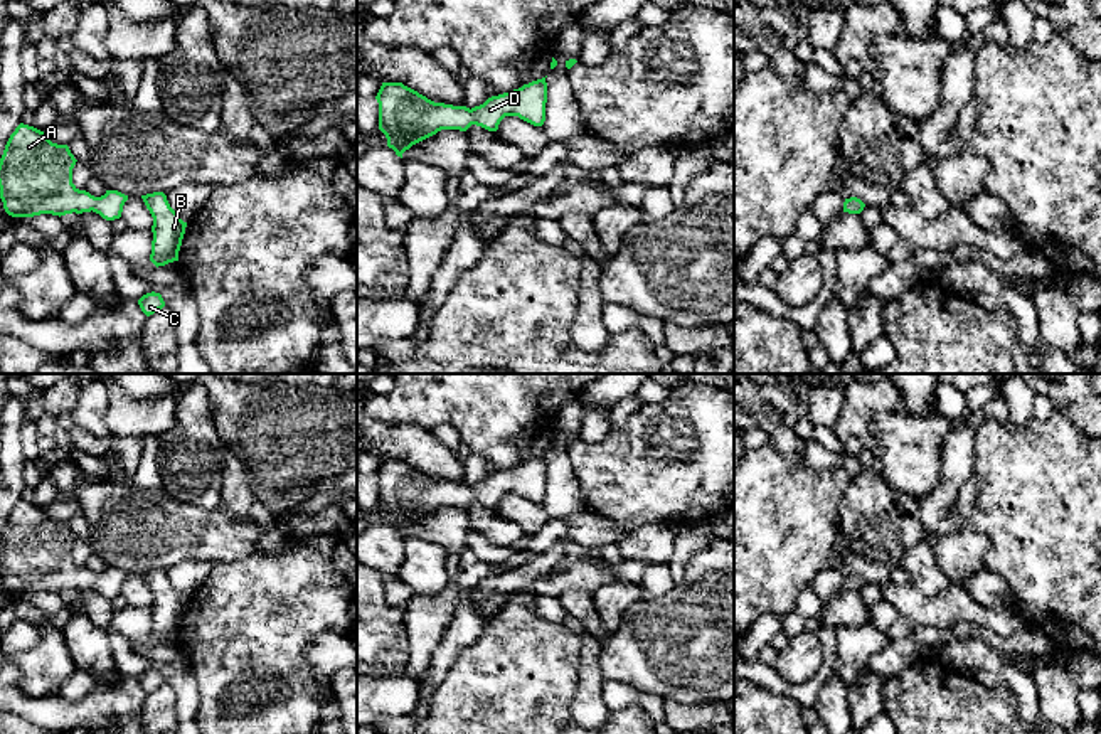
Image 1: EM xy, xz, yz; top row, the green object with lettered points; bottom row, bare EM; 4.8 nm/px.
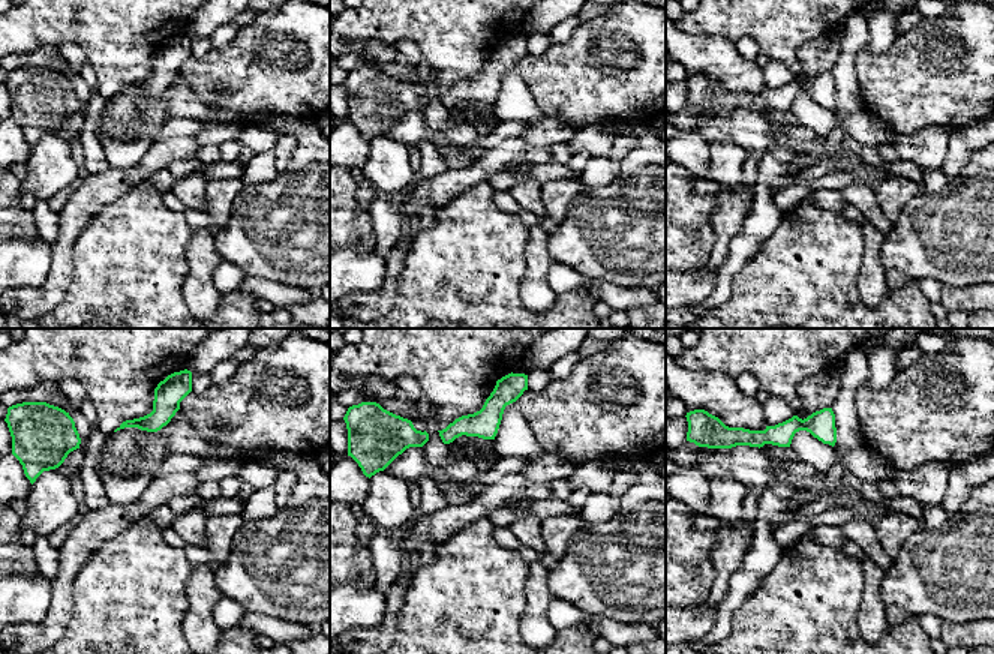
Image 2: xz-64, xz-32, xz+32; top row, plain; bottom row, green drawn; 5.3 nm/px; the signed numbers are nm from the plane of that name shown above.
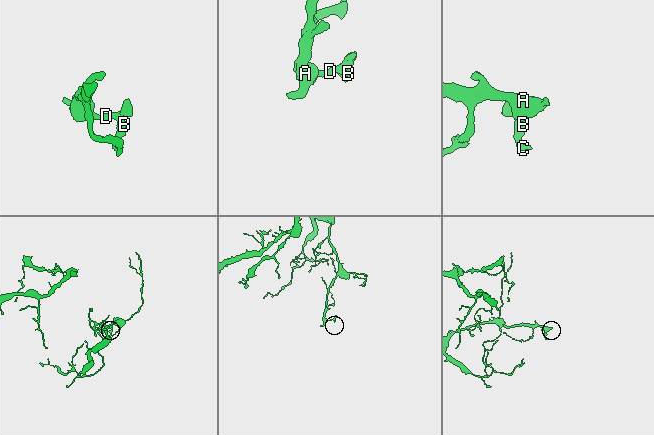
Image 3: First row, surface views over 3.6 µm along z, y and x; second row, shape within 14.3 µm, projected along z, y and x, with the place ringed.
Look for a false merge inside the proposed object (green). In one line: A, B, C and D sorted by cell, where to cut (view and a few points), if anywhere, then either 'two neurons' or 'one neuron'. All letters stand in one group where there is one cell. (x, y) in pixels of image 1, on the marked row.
A B C D | no cut | one neuron

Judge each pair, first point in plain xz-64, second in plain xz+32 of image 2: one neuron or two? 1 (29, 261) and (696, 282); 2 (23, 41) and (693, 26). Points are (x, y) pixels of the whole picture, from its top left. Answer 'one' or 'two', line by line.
1: one
2: one

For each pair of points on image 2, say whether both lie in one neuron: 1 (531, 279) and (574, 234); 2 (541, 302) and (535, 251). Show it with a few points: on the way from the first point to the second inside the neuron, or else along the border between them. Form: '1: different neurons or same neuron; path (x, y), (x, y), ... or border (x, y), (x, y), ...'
1: different neurons; border (547, 227), (549, 255), (553, 263)
2: same neuron; path (535, 290), (535, 263)

